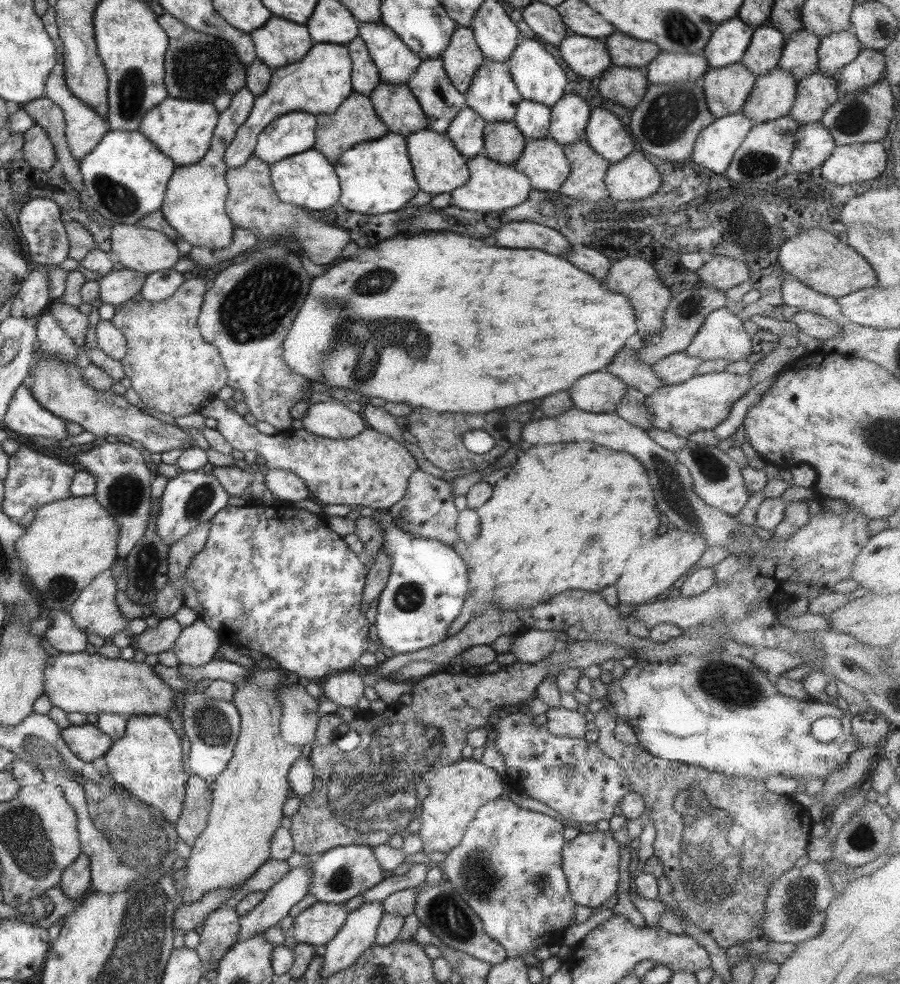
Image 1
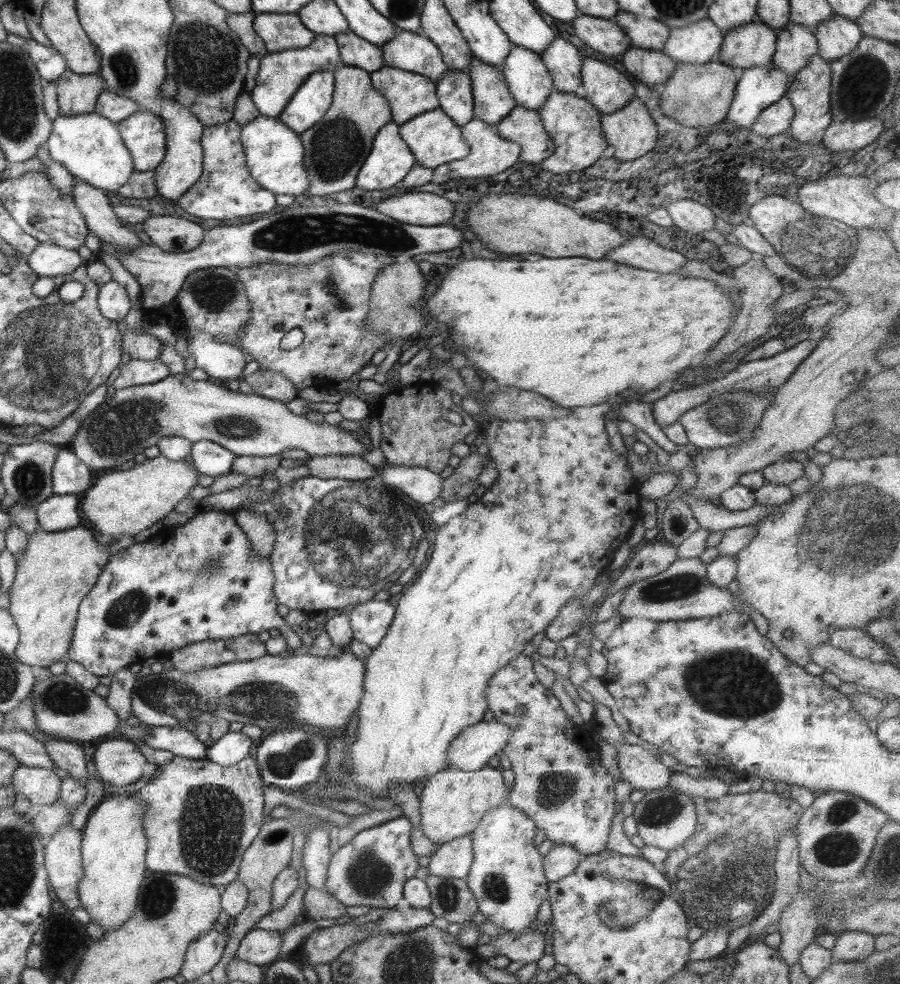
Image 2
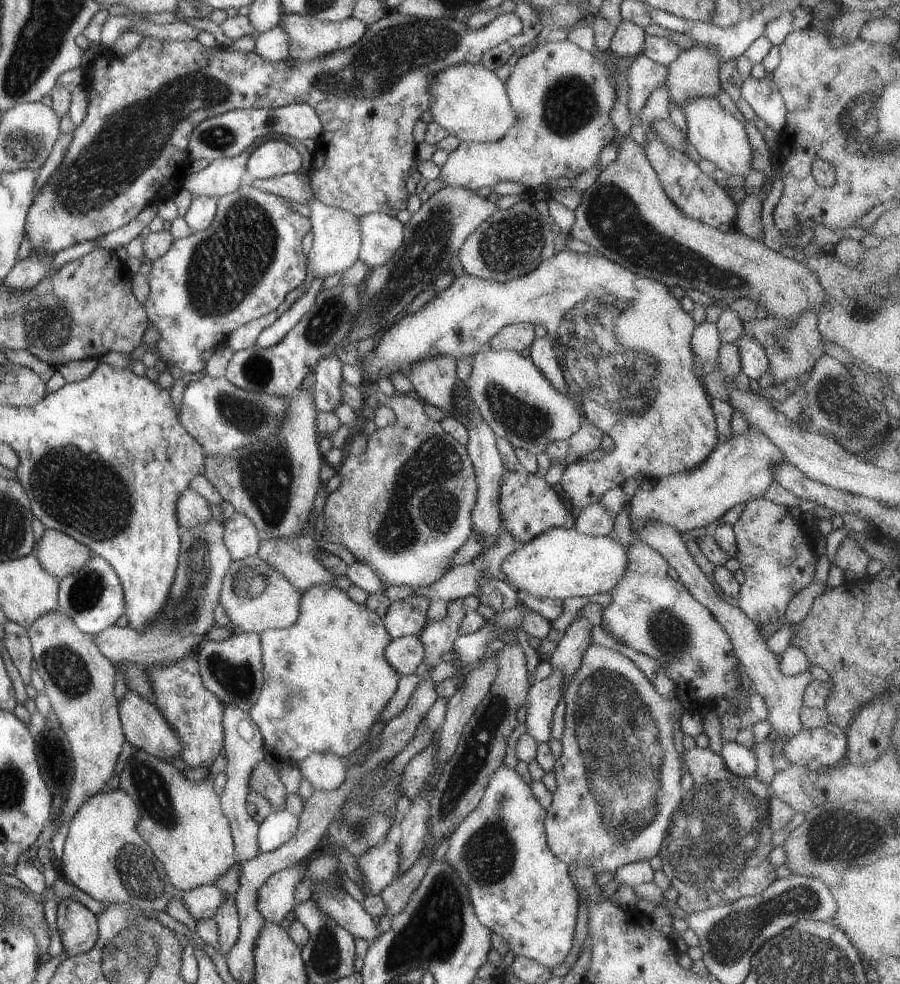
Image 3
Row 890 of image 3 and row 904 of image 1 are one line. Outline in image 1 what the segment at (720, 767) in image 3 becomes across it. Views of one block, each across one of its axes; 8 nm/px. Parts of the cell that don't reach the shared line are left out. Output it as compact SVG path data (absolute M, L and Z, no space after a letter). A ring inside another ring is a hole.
M606 704L594 714L594 728L598 730L596 745L623 769L630 790L644 800L648 819L655 829L652 855L662 862L663 875L672 884L677 908L721 948L727 949L761 937L759 922L763 920L766 886L806 853L813 823L807 808L792 798L765 789L762 778L701 772L687 768L687 764L661 760L639 744L625 745L614 738L616 717L609 716L605 707Z

